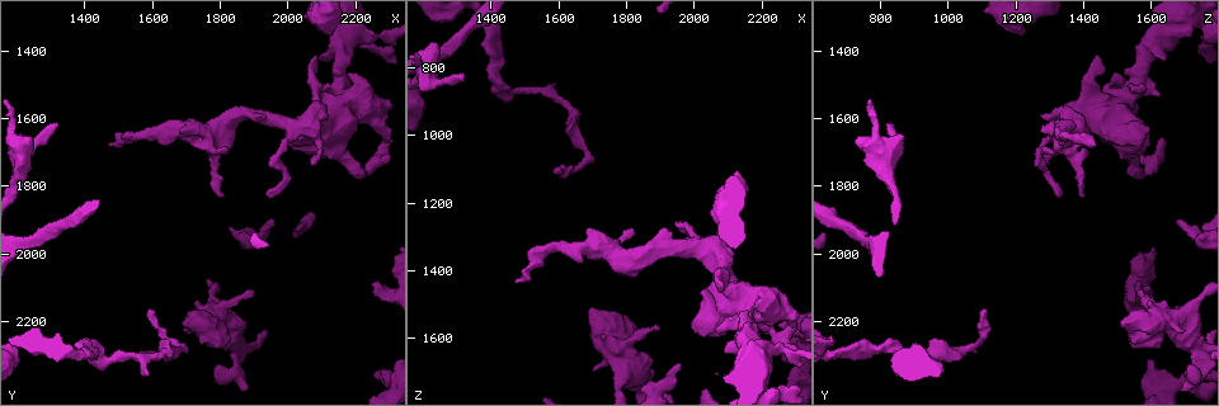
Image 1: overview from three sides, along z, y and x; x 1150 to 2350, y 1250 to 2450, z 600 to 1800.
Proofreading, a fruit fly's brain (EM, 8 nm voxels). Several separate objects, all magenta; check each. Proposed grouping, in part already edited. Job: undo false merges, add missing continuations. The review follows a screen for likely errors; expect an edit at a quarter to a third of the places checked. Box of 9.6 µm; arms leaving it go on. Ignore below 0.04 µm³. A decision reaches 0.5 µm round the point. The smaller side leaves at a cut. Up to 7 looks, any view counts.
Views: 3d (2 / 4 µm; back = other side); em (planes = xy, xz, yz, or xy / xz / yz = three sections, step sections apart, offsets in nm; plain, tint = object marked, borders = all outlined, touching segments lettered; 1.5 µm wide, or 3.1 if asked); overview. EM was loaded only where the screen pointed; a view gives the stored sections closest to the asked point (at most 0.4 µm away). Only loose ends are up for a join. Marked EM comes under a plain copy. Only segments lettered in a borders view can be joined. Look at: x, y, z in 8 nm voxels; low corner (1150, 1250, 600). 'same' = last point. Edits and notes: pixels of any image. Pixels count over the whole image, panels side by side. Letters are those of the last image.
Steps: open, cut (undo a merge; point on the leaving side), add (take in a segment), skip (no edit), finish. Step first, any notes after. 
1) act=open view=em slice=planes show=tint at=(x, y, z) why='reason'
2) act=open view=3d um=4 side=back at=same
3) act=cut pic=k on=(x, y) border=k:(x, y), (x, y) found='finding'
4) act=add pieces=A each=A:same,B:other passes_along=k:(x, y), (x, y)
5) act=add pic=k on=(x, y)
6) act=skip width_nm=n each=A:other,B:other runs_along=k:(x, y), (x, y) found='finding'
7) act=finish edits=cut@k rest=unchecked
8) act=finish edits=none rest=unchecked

act=open view=3d um=2 side=back at=(1580, 2360, 860) why='free end'

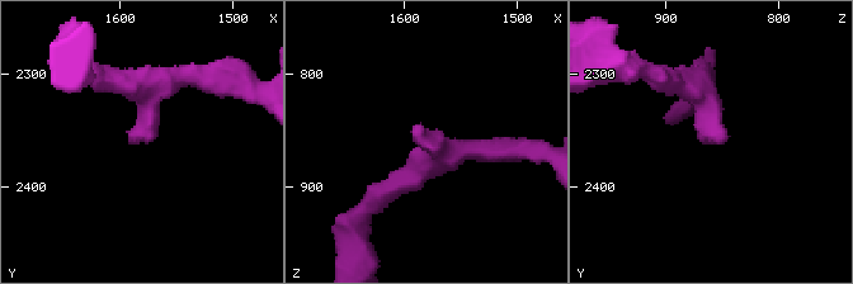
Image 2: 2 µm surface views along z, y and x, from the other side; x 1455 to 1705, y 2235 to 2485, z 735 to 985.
act=open view=em slice=planes show=borders at=(1584, 2364, 850) arm_widths_nm=170,170

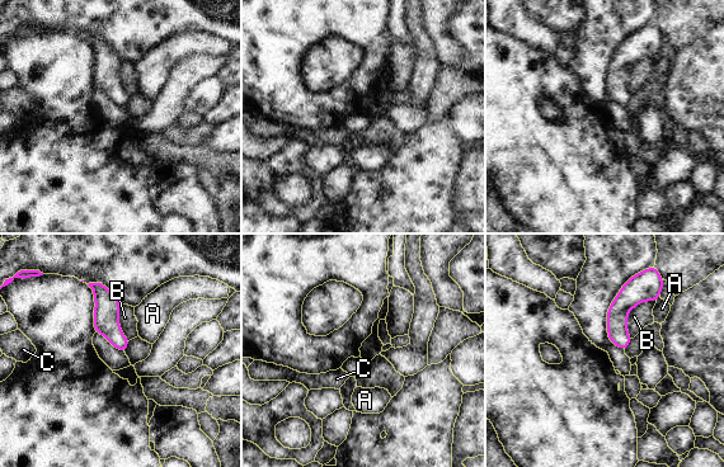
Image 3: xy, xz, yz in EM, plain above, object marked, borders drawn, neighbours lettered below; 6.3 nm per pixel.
act=skip longest_contact=B:300nm each=A:other,B:other,C:other runs_along=3:(94, 286), (122, 347) found='none of them fits'

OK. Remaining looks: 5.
act=open view=em slice=planes show=tint at=(1310, 1620, 810) why='branch stops here'

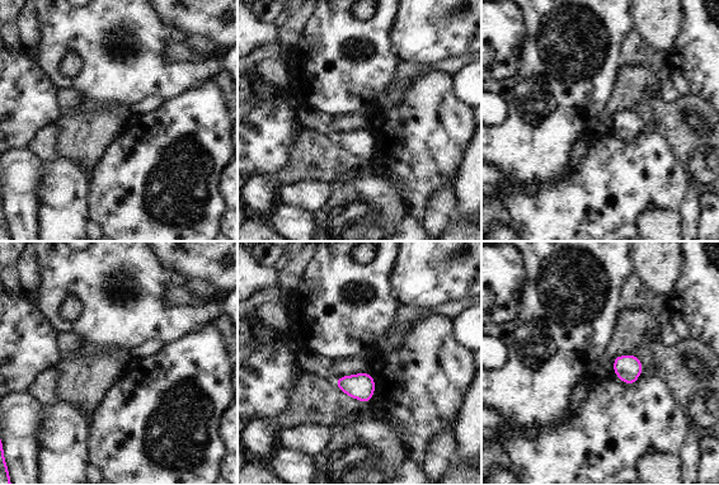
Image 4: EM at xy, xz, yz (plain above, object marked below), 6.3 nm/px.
act=open view=em slice=planes show=borders at=same why='what lies round it'

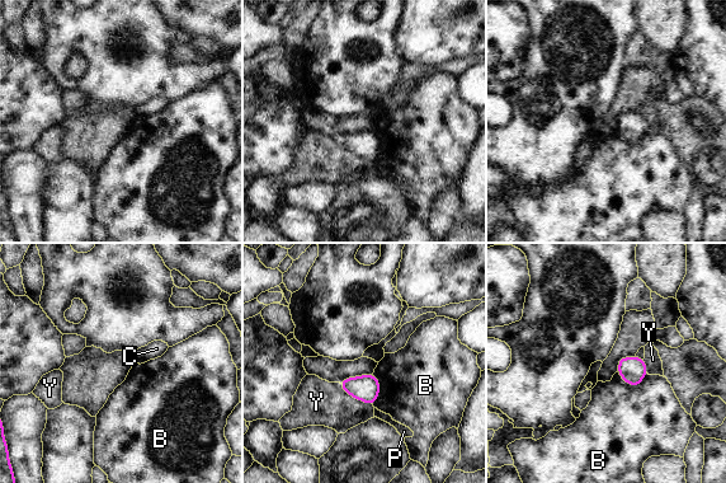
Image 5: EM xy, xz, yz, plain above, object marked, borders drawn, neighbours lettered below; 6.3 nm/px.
act=skip each=B:other,C:other,P:other,Y:other found='no lettered segment goes on from it'

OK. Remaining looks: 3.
act=open view=3d um=4 at=(1900, 2110, 1570) why='free end'

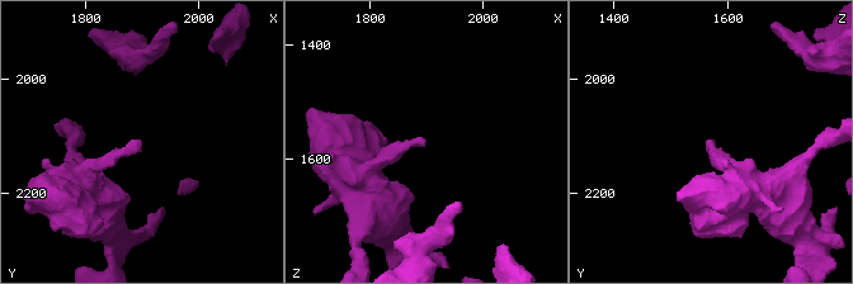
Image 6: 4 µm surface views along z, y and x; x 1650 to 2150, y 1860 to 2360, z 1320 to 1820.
act=open view=em slice=xy step=4 show=tint at=(1900, 2100, 1570)

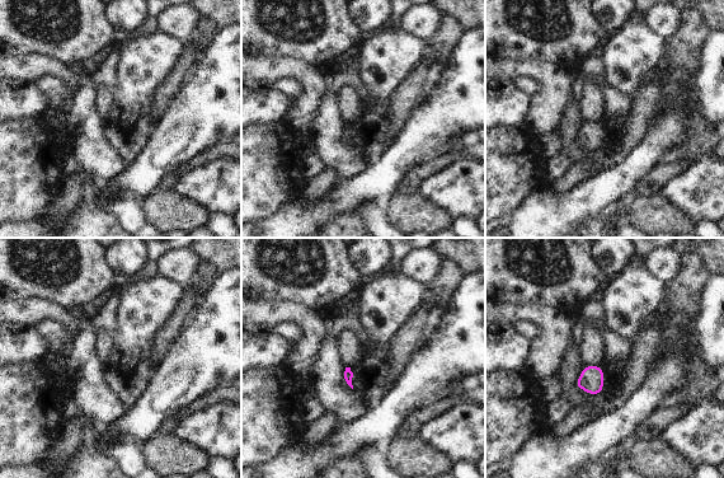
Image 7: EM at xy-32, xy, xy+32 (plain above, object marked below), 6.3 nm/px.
act=open view=em slice=planes show=borders at=same

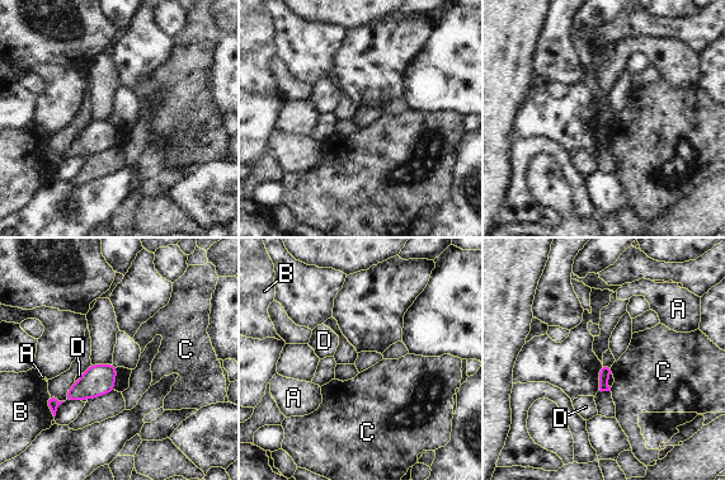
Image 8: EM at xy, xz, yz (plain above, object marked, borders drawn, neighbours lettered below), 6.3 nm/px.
act=skip each=A:other,B:other,C:other,D:other border=8:(611, 366), (612, 372) found='none of them fits'

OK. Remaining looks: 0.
act=finish edits=none rest=unchecked

